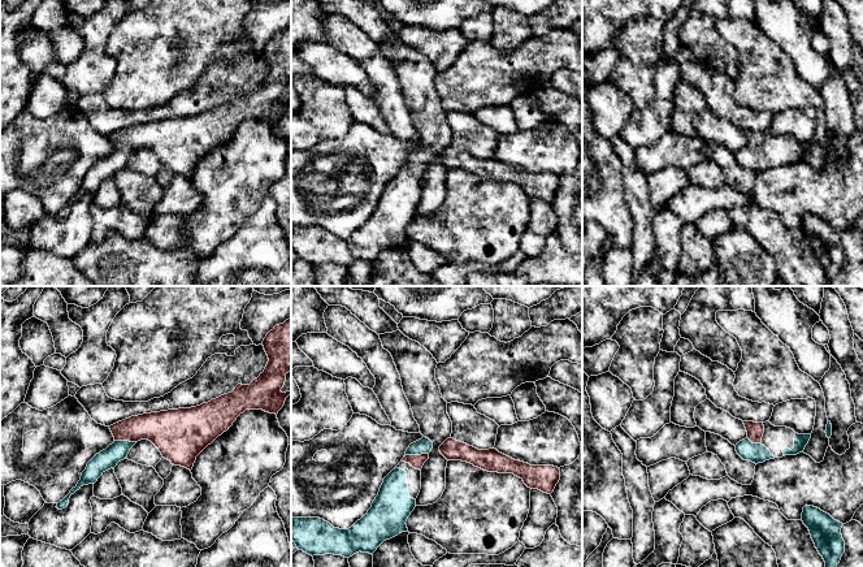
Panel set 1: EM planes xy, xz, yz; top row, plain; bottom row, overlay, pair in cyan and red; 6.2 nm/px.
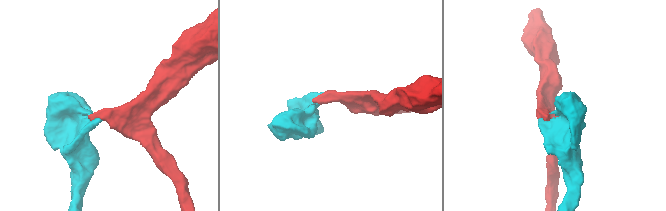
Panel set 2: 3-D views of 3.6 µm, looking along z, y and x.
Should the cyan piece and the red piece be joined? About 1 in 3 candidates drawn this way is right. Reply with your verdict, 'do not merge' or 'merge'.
merge

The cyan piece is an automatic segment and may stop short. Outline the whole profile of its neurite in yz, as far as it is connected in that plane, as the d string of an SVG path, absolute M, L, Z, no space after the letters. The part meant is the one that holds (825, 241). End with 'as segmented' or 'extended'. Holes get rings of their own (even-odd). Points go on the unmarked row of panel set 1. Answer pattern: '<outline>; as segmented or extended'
M807 213L803 216L802 230L808 237L815 256L825 270L823 286L829 286L845 261L845 250L841 243L844 233L820 217Z; as segmented

